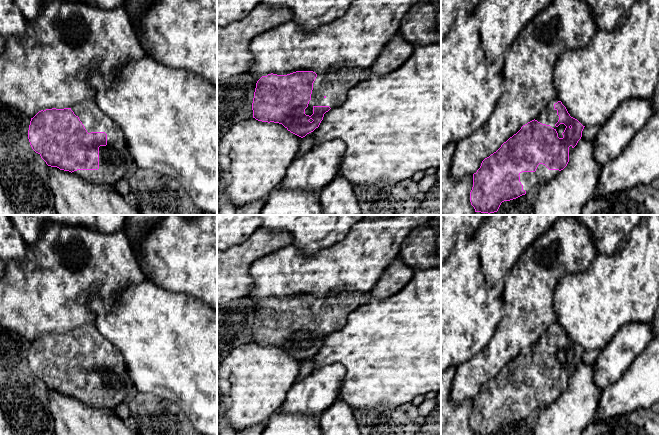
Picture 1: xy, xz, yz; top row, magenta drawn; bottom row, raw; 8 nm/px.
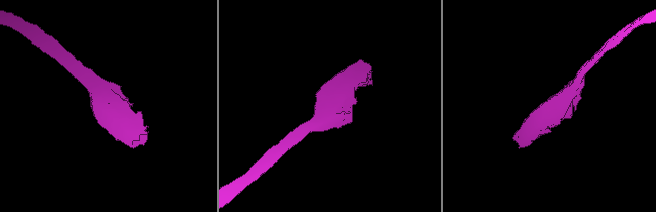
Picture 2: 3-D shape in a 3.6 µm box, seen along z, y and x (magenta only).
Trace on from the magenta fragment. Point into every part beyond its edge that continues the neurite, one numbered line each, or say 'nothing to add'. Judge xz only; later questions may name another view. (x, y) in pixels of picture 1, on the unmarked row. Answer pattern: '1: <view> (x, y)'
1: xz (334, 308)

